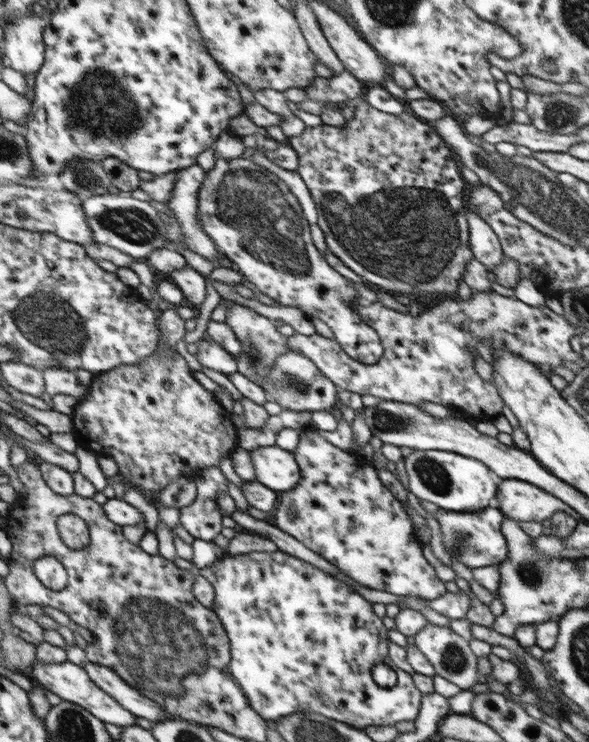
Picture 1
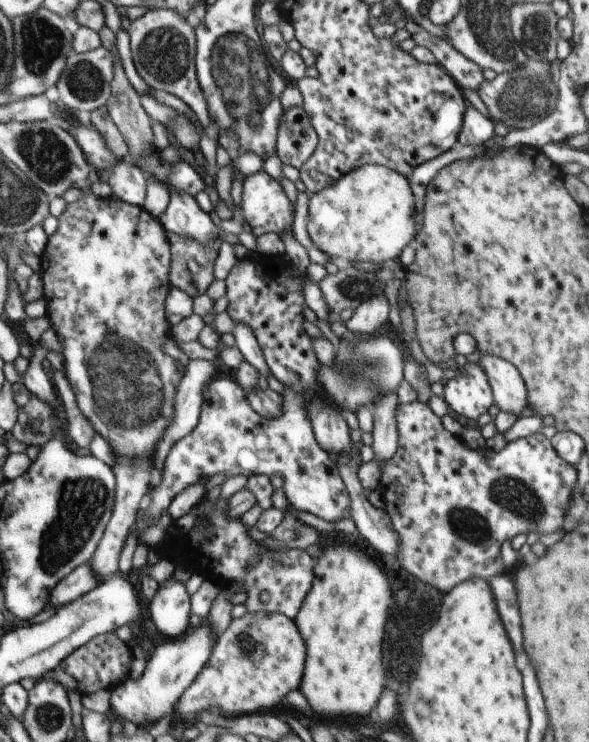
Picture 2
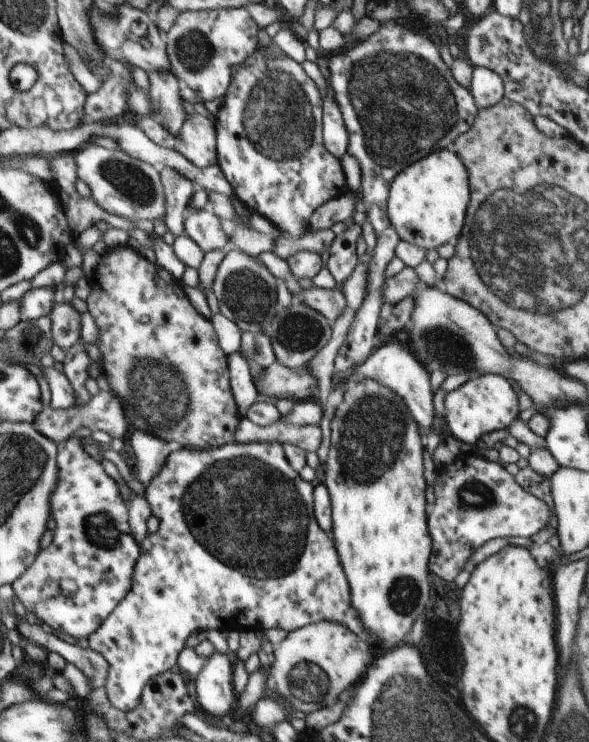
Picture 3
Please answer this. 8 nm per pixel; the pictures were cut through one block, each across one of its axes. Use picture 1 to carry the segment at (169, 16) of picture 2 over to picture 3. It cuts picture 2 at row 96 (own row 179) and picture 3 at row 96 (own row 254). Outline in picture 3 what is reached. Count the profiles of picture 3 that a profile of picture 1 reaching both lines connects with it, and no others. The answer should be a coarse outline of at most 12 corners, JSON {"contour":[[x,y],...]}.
{"contour":[[246,7],[182,11],[164,35],[181,86],[224,97],[259,50]]}

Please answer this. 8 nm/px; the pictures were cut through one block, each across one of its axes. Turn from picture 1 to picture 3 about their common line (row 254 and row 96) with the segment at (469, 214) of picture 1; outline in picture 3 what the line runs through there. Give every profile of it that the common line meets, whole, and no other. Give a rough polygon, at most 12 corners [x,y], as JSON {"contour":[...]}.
{"contour":[[473,67],[470,92],[478,110],[505,96],[502,77]]}

